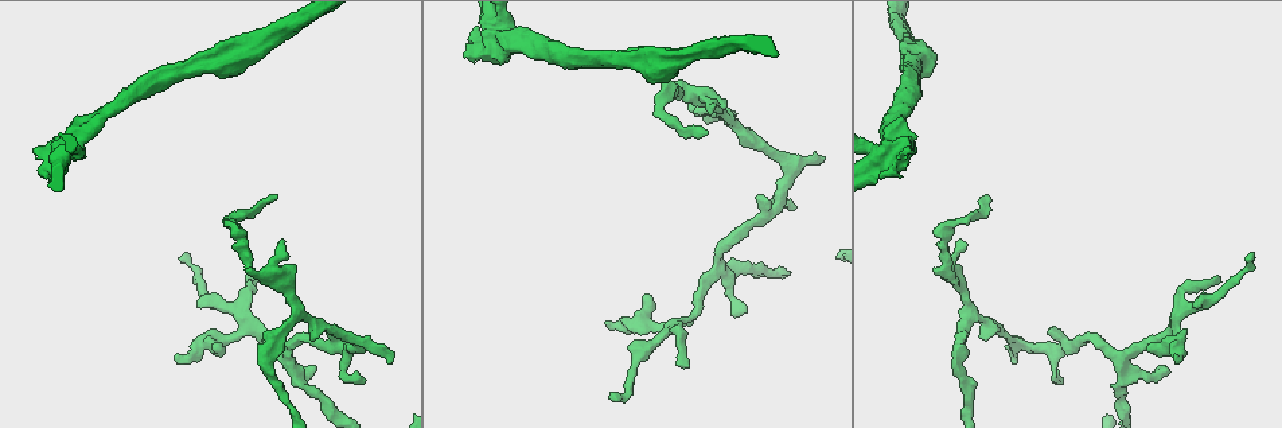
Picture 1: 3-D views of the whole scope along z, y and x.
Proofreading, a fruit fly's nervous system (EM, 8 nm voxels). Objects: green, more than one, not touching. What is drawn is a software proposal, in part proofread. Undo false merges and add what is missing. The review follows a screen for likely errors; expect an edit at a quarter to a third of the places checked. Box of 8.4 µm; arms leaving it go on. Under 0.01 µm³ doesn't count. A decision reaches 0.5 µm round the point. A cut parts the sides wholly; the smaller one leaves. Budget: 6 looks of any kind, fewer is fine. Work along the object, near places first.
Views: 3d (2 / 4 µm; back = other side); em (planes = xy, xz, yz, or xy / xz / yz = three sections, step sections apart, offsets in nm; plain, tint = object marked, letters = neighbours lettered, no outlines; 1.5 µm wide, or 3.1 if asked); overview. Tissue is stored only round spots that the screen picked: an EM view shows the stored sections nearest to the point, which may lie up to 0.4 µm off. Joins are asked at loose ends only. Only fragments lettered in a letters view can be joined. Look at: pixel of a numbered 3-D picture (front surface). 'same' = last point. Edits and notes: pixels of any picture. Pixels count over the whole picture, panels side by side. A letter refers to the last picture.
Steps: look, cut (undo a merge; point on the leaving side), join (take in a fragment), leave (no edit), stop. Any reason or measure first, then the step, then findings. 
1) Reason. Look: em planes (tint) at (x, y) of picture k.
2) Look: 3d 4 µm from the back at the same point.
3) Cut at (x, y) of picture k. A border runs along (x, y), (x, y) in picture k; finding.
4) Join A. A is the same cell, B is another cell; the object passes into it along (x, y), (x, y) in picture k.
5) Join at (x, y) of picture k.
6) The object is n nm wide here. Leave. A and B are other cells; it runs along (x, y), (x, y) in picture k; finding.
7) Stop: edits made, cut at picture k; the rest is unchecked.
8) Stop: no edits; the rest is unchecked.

Tapers out. Look: 3d 4 µm at (609, 395) of picture 1.

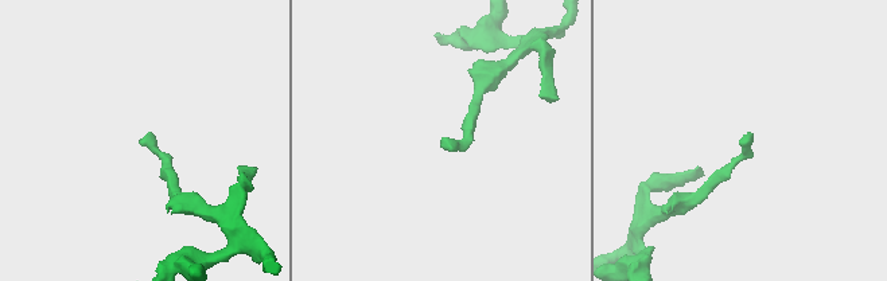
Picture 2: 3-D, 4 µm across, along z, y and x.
Look: em yz step 8 (letters) at (744, 140) of picture 2.

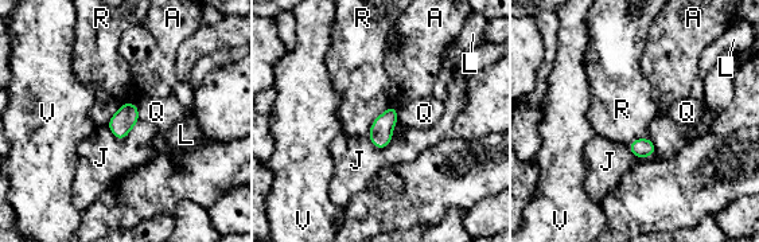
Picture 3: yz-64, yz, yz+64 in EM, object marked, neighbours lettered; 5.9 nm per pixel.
The object is 140 nm wide here. Leave. A, J, L, Q, R and V are other cells; a border runs along (390, 104), (374, 118), (368, 136) in picture 3; no lettered fragment goes on from it.

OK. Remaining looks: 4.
An open end. Look: 3d 2 µm from the back at (823, 162) of picture 1.

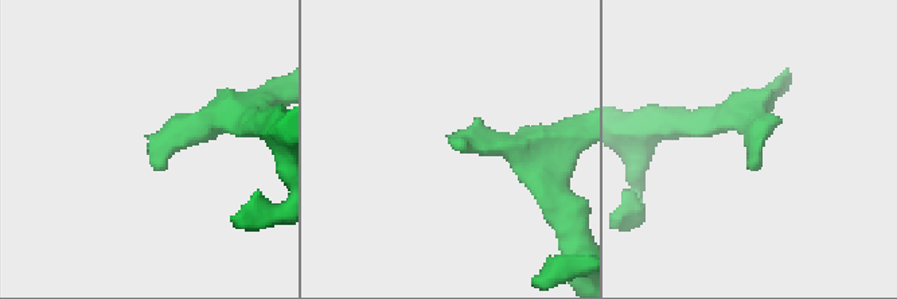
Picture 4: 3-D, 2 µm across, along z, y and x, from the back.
Need the tissue. Look: em yz step 8 (letters) at (752, 166) of picture 4.

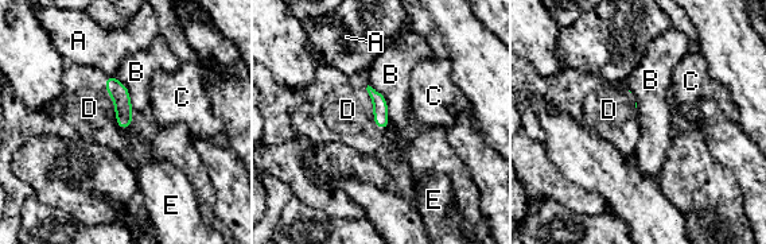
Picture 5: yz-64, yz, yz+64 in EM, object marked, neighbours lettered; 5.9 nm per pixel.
Join D. D is the same cell, A, B, C and E are other cells; the cell continues.

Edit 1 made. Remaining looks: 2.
Stop: edits made, join at picture 5; the rest is unchecked.

